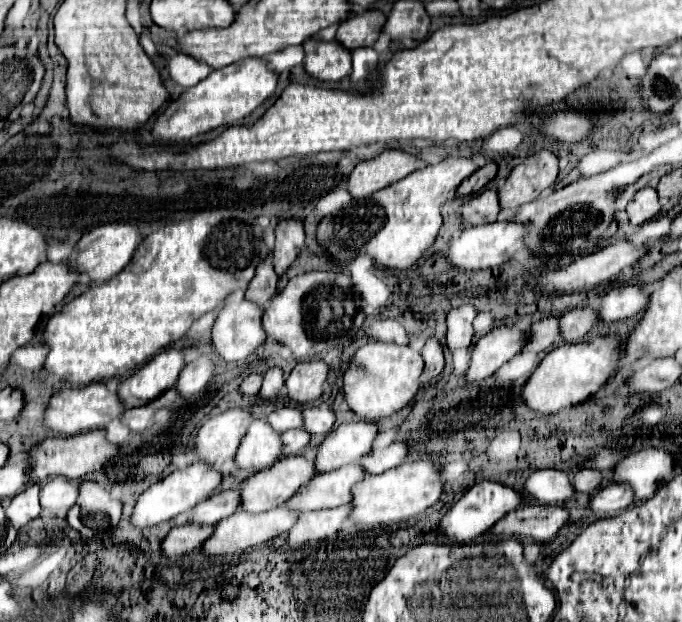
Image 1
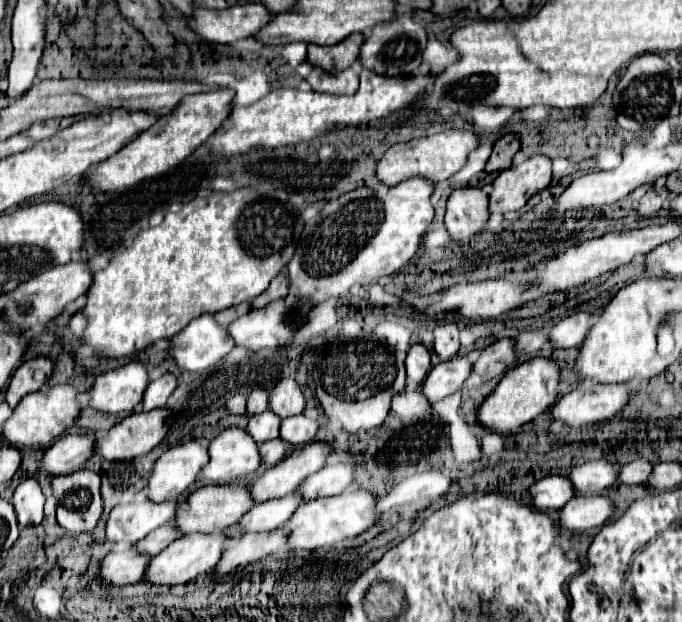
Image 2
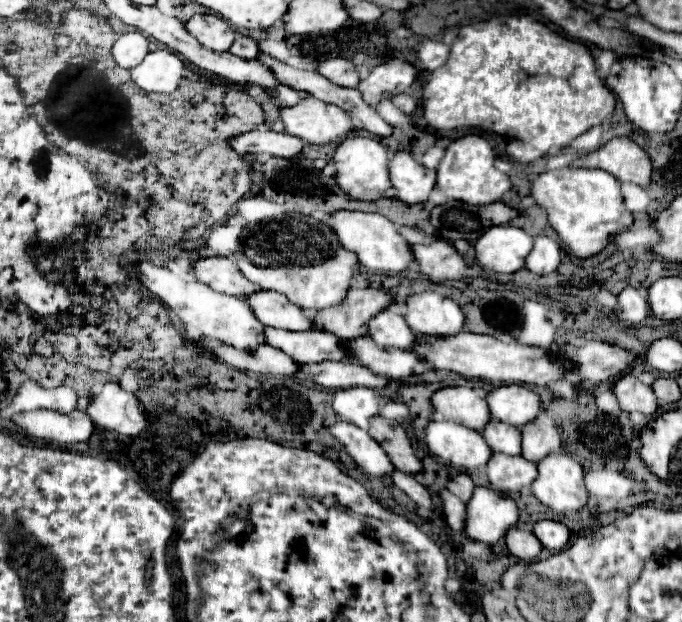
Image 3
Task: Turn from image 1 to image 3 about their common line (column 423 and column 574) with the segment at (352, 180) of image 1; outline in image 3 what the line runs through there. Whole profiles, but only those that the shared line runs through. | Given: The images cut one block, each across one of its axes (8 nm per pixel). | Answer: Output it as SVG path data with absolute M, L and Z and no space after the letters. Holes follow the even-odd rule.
M612 138L600 150L580 156L570 164L570 168L598 168L606 170L620 182L632 182L646 186L652 178L650 156L640 150L630 138Z

